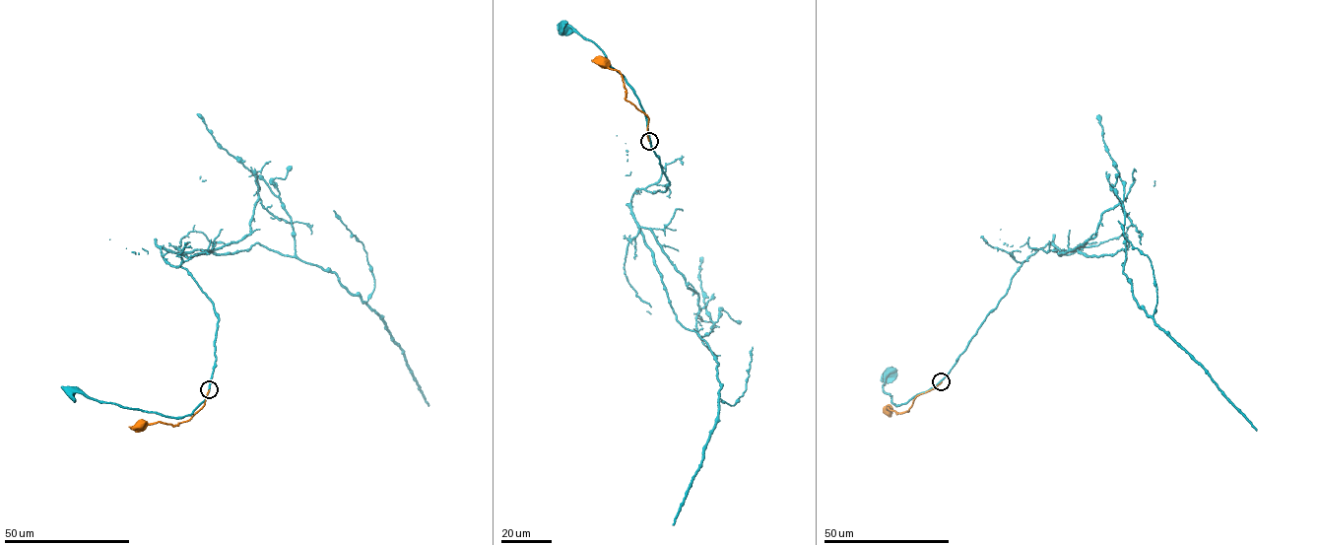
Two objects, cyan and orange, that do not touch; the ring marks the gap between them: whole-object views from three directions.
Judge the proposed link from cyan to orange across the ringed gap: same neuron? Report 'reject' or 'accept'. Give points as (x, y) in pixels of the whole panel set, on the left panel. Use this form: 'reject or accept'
reject

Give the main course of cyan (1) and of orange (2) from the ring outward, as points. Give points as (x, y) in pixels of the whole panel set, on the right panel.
1: (941, 380), (897, 405), (893, 404), (891, 397), (883, 390), (885, 374), (889, 372)
2: (942, 381), (917, 395), (907, 411), (898, 413), (888, 409)

